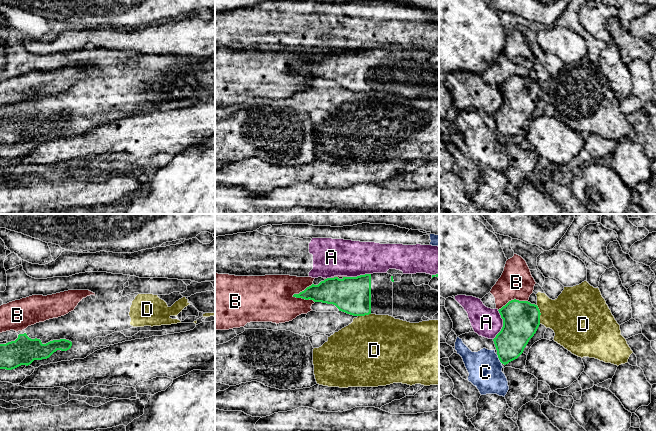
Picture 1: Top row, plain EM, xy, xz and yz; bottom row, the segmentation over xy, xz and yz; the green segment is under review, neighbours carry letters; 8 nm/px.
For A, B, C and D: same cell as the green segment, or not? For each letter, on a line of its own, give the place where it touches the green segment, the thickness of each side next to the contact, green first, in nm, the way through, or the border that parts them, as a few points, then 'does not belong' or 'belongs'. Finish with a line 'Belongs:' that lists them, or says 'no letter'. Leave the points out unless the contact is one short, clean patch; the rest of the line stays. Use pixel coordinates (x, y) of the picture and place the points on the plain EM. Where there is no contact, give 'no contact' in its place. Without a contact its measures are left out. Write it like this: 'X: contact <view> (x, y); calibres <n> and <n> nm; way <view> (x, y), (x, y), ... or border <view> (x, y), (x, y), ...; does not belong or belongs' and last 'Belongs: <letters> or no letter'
A: contact yz (503, 101); calibres 300 and 240 nm; does not belong
B: contact xz (302, 67); calibres 200 and 340 nm; does not belong
C: contact yz (499, 135); calibres 240 and 280 nm; does not belong
D: contact yz (540, 90); calibres 300 and 380 nm; border yz (536, 80), (540, 89), (540, 99); does not belong
Belongs: no letter

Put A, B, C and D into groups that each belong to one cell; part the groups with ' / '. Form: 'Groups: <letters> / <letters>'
Groups: A / B / C / D

